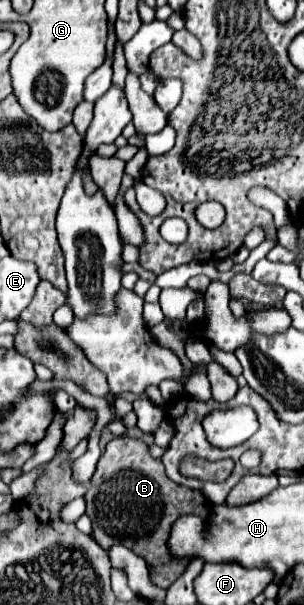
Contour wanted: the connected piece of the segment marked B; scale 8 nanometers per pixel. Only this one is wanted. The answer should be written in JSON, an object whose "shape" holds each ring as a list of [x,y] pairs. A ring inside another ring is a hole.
{"shape":[[[118,436],[108,442],[88,484],[84,500],[86,514],[92,518],[90,536],[100,544],[100,548],[110,550],[118,542],[124,544],[146,560],[152,584],[160,588],[168,588],[186,570],[188,564],[188,560],[174,560],[166,548],[170,526],[182,514],[208,516],[210,512],[210,502],[206,502],[202,494],[172,482],[164,472],[162,460],[154,460],[142,440],[128,436]]]}

